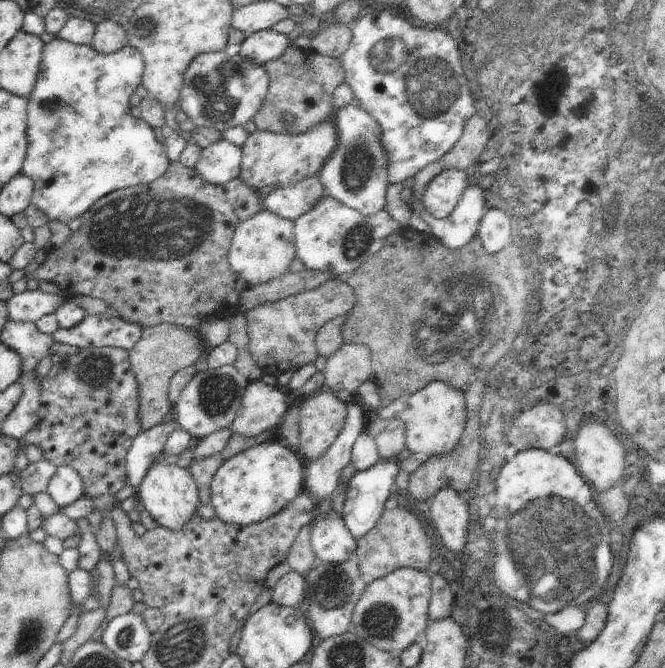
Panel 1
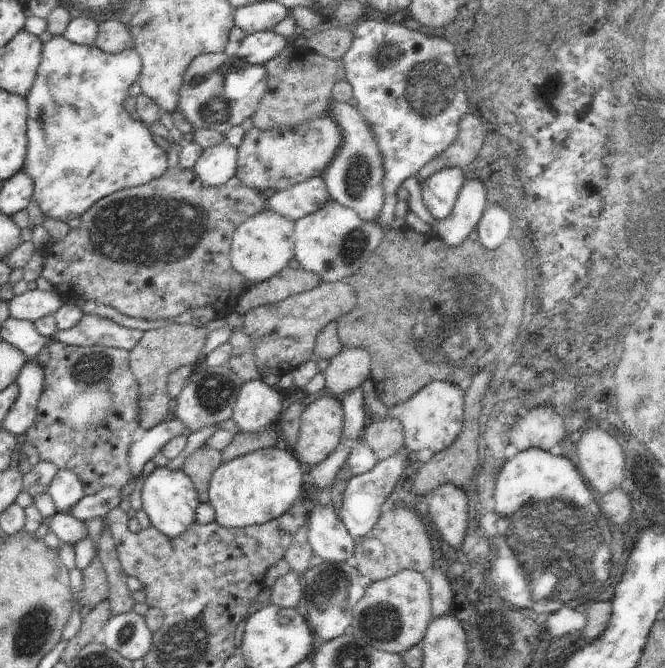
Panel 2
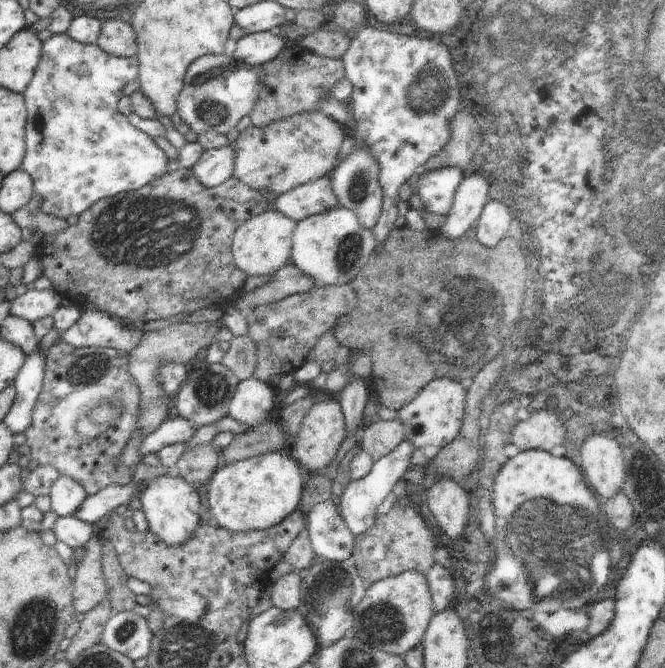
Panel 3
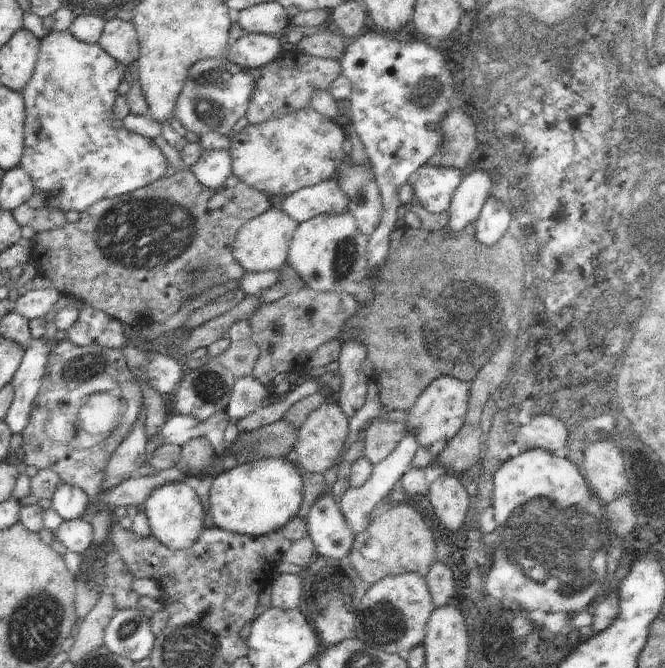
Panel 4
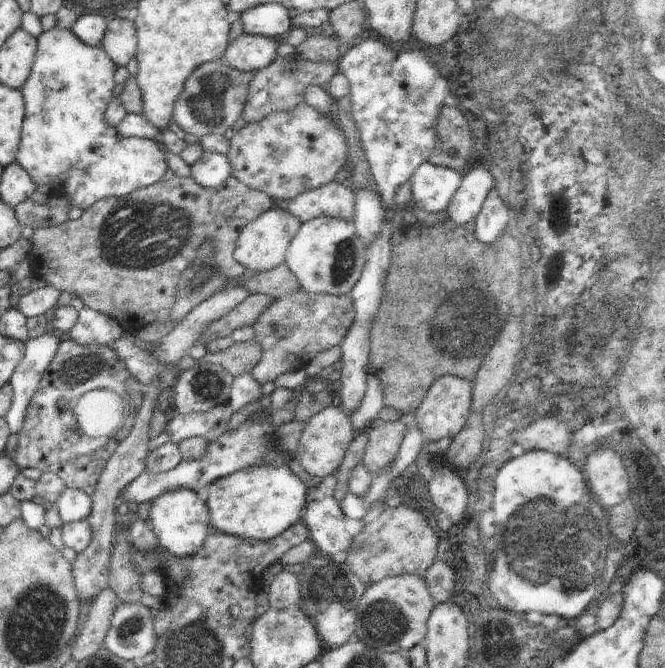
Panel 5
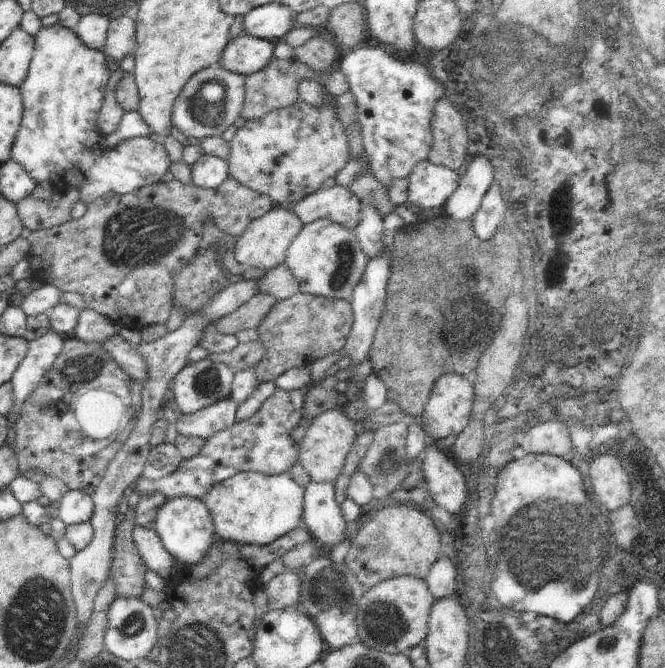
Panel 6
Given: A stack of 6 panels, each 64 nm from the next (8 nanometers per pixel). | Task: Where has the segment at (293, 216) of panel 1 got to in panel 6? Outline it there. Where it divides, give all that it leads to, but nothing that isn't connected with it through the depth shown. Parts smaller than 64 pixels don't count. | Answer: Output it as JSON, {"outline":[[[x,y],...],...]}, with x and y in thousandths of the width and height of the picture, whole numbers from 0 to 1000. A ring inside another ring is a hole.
{"outline":[[[505,275],[454,296],[439,317],[454,329],[457,337],[472,329],[495,328],[526,344],[534,344],[541,332],[538,329],[541,302],[523,280]]]}

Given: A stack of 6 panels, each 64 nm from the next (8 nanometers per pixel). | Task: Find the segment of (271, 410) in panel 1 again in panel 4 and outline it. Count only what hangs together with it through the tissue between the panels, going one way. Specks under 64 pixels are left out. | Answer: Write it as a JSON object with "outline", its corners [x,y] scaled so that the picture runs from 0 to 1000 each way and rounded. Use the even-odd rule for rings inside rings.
{"outline":[[[379,561],[355,567],[347,597],[338,611],[340,617],[346,626],[361,629],[388,609],[402,605],[408,599],[406,587],[408,582],[386,570]]]}

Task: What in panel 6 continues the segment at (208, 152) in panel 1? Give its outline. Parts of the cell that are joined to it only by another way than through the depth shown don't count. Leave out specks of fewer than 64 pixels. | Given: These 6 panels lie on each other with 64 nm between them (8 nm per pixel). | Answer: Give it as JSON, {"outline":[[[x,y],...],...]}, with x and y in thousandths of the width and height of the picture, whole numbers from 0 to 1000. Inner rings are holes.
{"outline":[[[304,231],[287,247],[287,269],[299,281],[325,283],[344,266],[341,240],[328,234]]]}

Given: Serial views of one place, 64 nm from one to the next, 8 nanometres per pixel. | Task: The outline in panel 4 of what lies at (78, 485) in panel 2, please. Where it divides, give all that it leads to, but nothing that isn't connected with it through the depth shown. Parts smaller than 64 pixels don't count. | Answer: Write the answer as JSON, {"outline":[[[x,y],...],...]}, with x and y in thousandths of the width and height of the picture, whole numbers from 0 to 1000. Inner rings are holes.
{"outline":[[[92,722],[77,749],[77,760],[84,763],[96,780],[107,780],[123,775],[137,749],[122,731]]]}

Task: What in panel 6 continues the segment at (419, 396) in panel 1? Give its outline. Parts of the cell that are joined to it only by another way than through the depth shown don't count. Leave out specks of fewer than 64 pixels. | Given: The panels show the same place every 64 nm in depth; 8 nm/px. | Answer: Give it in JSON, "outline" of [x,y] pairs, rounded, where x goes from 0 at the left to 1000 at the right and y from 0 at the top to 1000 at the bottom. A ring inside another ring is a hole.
{"outline":[[[669,558],[656,569],[639,614],[633,621],[638,627],[635,641],[644,659],[651,659],[656,663],[663,657],[671,657],[681,648],[692,651],[698,645],[711,614],[714,593],[711,575],[710,563],[689,558]]]}

